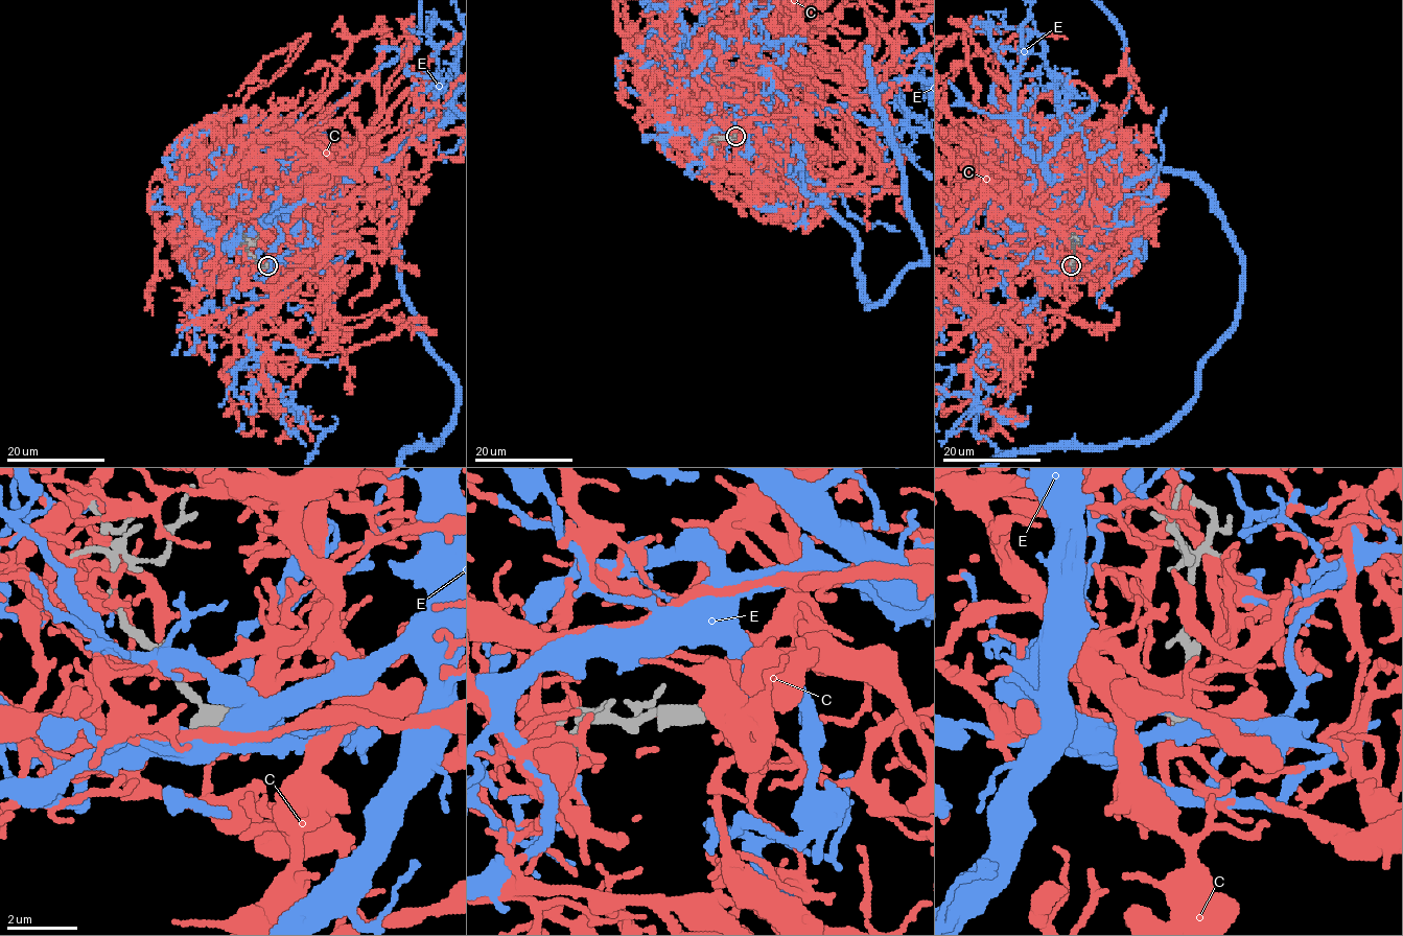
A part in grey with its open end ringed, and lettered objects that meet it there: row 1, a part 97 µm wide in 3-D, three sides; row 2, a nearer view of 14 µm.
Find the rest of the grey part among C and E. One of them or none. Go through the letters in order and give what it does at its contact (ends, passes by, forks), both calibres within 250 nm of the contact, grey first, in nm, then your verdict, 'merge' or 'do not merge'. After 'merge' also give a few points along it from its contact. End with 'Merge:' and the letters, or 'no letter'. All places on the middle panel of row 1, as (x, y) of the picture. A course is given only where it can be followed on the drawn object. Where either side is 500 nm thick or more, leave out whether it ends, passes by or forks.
C: 500/550 nm | do not merge
E: it ends | 480/320 nm | merge
Merge: E

